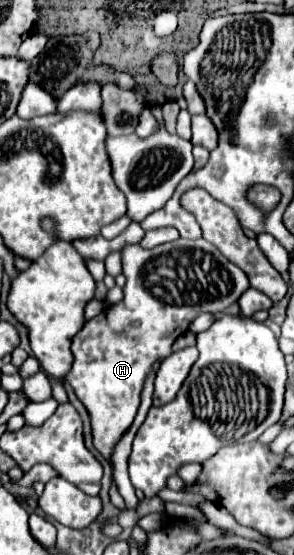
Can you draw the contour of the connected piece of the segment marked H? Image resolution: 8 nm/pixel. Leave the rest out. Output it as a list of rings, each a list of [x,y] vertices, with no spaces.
[[[191,240],[191,244],[173,244],[173,260],[165,260],[165,248],[157,246],[151,250],[141,248],[139,244],[123,248],[123,274],[127,278],[123,286],[123,300],[107,306],[99,316],[85,322],[85,326],[73,338],[73,366],[67,372],[65,380],[73,386],[77,398],[85,404],[91,426],[93,426],[93,444],[109,460],[109,454],[131,426],[147,376],[153,370],[157,360],[163,360],[173,354],[171,346],[177,336],[185,334],[189,324],[203,312],[219,314],[227,310],[239,296],[249,288],[249,280],[241,268],[231,264],[213,244],[207,240]]]

